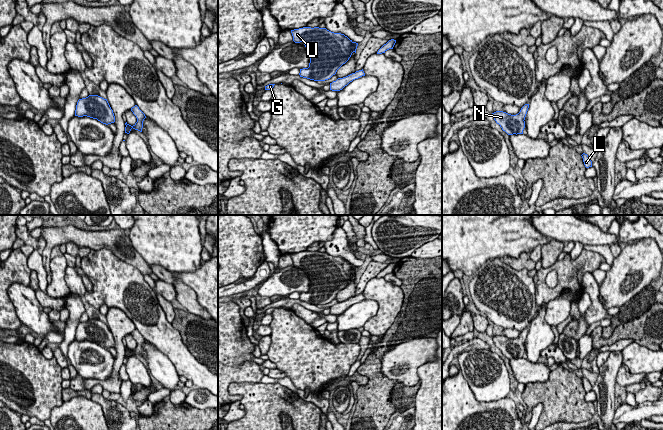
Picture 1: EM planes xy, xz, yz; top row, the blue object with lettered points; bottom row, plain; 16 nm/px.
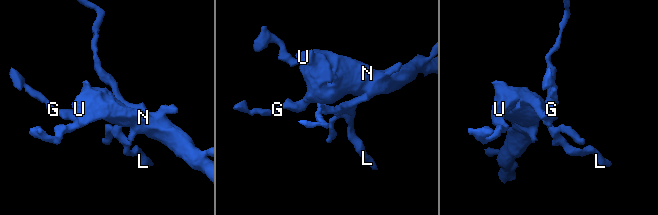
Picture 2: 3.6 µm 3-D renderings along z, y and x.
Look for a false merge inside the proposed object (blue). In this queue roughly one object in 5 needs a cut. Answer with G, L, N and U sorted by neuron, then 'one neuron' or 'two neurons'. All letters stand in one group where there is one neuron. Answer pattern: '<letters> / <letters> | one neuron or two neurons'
G L N U | one neuron

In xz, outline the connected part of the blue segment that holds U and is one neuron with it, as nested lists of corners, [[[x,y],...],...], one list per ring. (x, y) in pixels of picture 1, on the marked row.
[[[303,27],[291,30],[295,43],[303,42],[311,49],[308,68],[300,69],[300,77],[314,81],[325,81],[336,74],[352,53],[356,53],[358,43],[341,33],[326,28]]]

